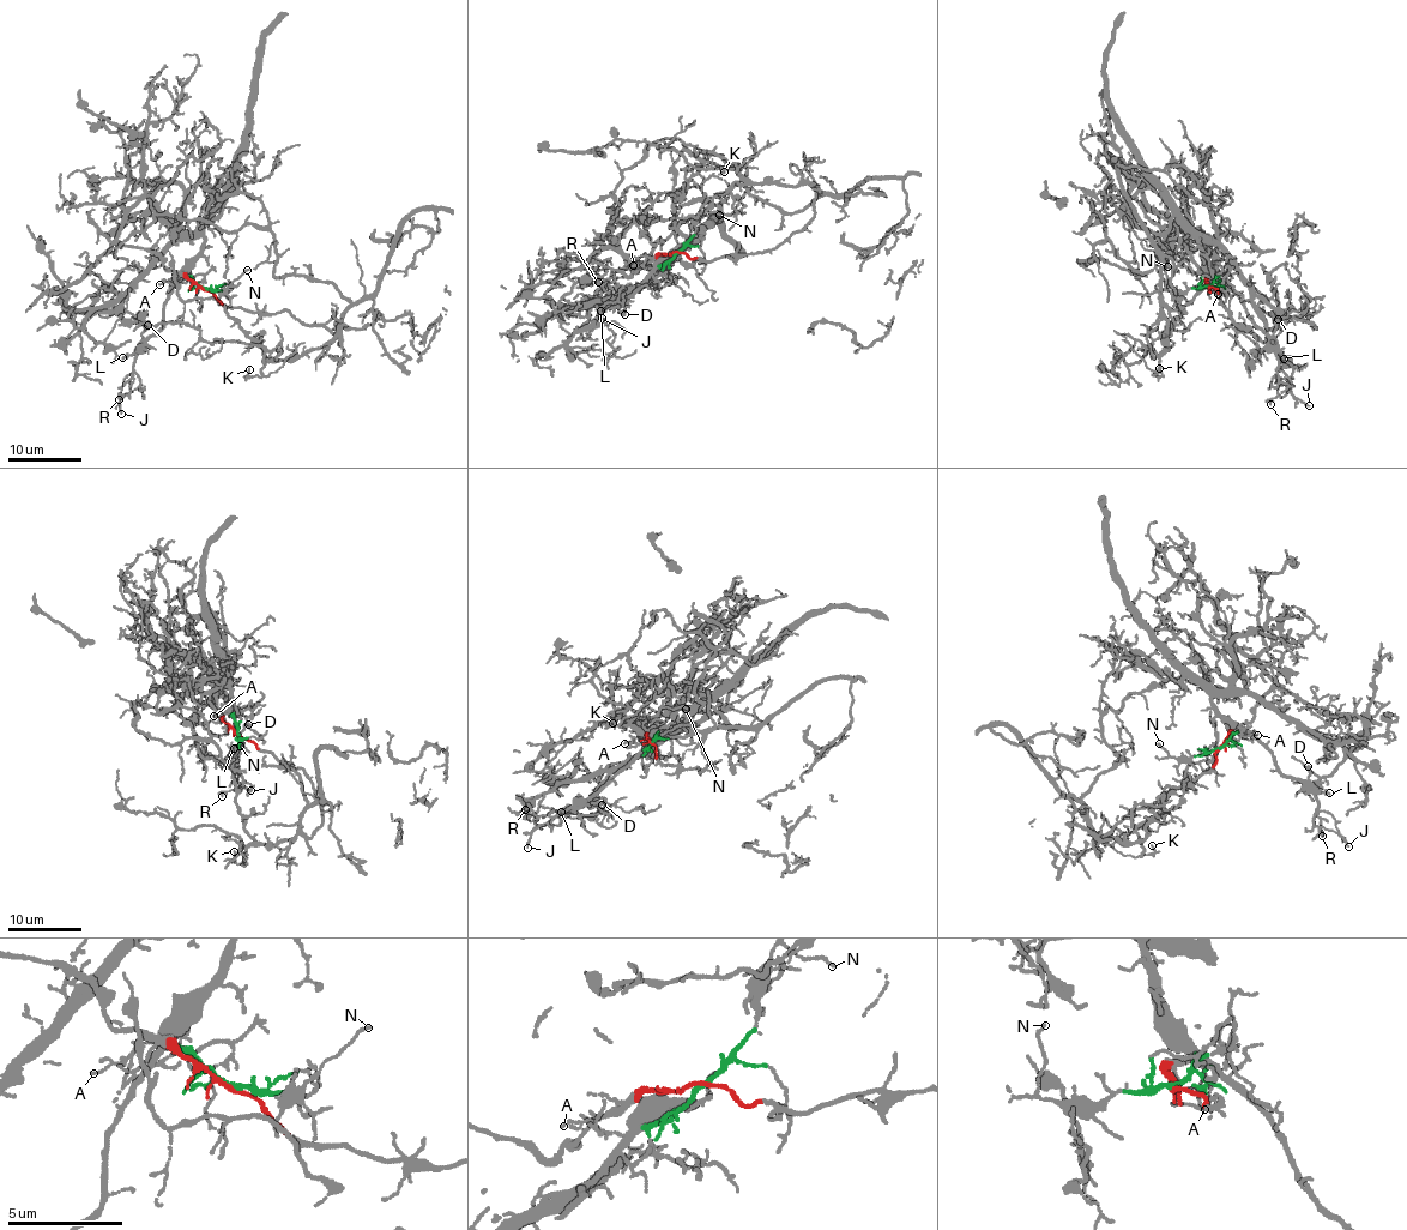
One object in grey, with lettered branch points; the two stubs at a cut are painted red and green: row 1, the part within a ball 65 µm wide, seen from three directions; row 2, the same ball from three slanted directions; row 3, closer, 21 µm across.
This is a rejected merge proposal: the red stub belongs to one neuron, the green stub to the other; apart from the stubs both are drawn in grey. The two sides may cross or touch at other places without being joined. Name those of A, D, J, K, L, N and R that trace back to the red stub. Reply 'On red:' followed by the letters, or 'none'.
On red: K

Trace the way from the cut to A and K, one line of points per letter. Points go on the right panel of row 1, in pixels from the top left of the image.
A: (1208, 287), (1217, 277), (1218, 294)
K: (1208, 287), (1223, 294), (1218, 278), (1175, 311), (1161, 308), (1166, 348), (1153, 374), (1158, 368)

